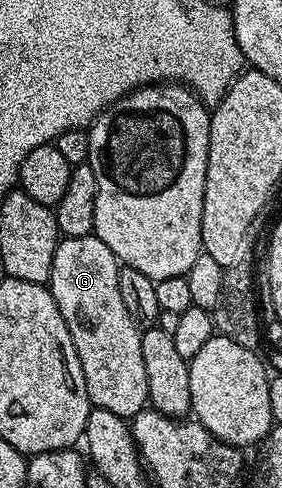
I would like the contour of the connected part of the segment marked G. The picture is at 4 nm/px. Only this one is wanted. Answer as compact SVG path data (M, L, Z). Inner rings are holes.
M94 234L62 238L52 256L48 289L56 300L56 308L60 308L60 316L64 316L64 324L68 324L72 344L80 356L80 368L84 368L84 384L88 388L91 407L99 406L130 420L135 414L147 409L150 397L148 375L144 372L144 356L140 352L142 330L139 323L128 316L128 308L124 308L124 299L120 296L119 269L120 263L112 248L108 248L108 244L104 244L104 240Z

